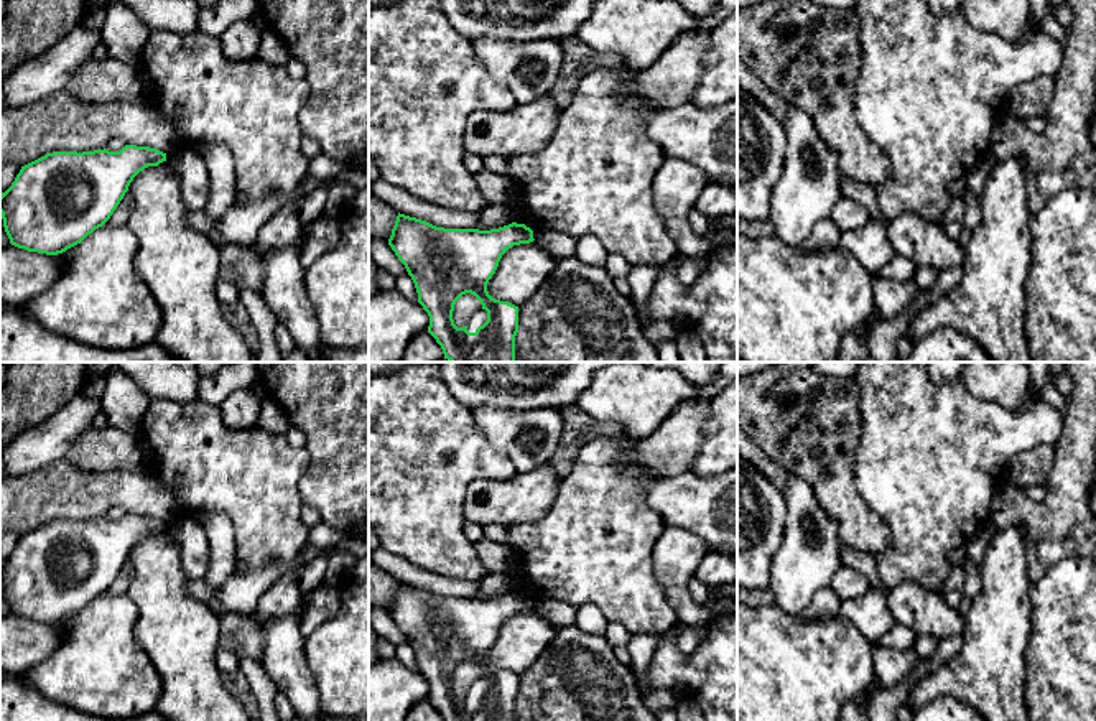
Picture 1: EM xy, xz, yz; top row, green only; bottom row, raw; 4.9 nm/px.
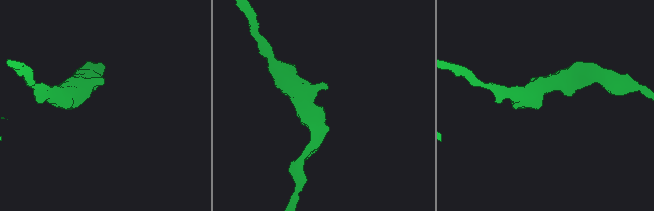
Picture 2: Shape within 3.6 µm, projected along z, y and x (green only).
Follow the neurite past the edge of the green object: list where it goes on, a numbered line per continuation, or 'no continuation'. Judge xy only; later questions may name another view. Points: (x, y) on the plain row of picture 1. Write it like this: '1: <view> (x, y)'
no continuation

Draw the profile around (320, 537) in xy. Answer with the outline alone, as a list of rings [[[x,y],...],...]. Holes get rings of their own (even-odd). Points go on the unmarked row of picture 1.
[[[323,520],[318,522],[313,528],[308,530],[308,542],[304,548],[331,548],[344,538],[344,533],[327,527]]]

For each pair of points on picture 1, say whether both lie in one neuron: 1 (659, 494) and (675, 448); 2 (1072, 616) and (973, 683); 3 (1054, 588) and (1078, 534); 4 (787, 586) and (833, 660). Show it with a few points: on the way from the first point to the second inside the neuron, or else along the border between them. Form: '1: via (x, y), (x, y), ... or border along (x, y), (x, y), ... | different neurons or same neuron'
1: border along (688, 469), (660, 478) | different neurons
2: border along (1034, 608), (1026, 655), (1027, 685) | different neurons
3: border along (1078, 557), (1057, 562), (1034, 581) | different neurons
4: border along (774, 603), (797, 618) | different neurons

